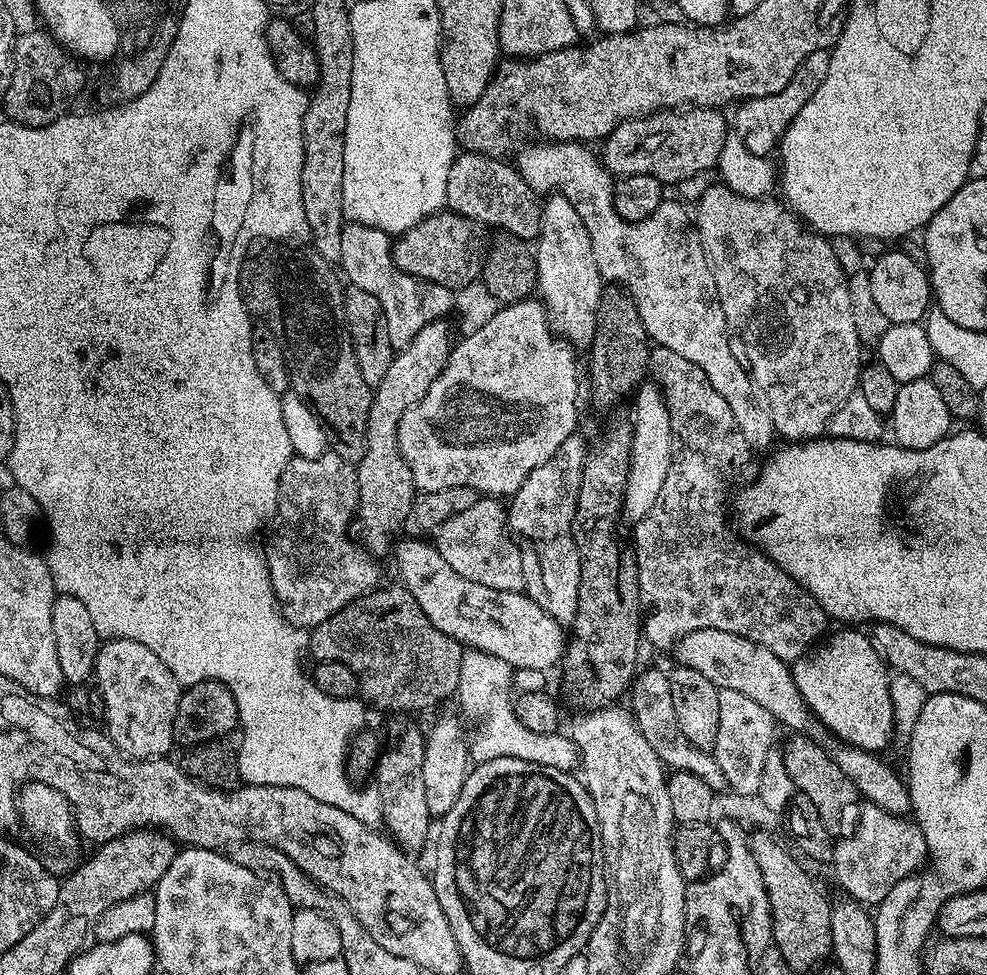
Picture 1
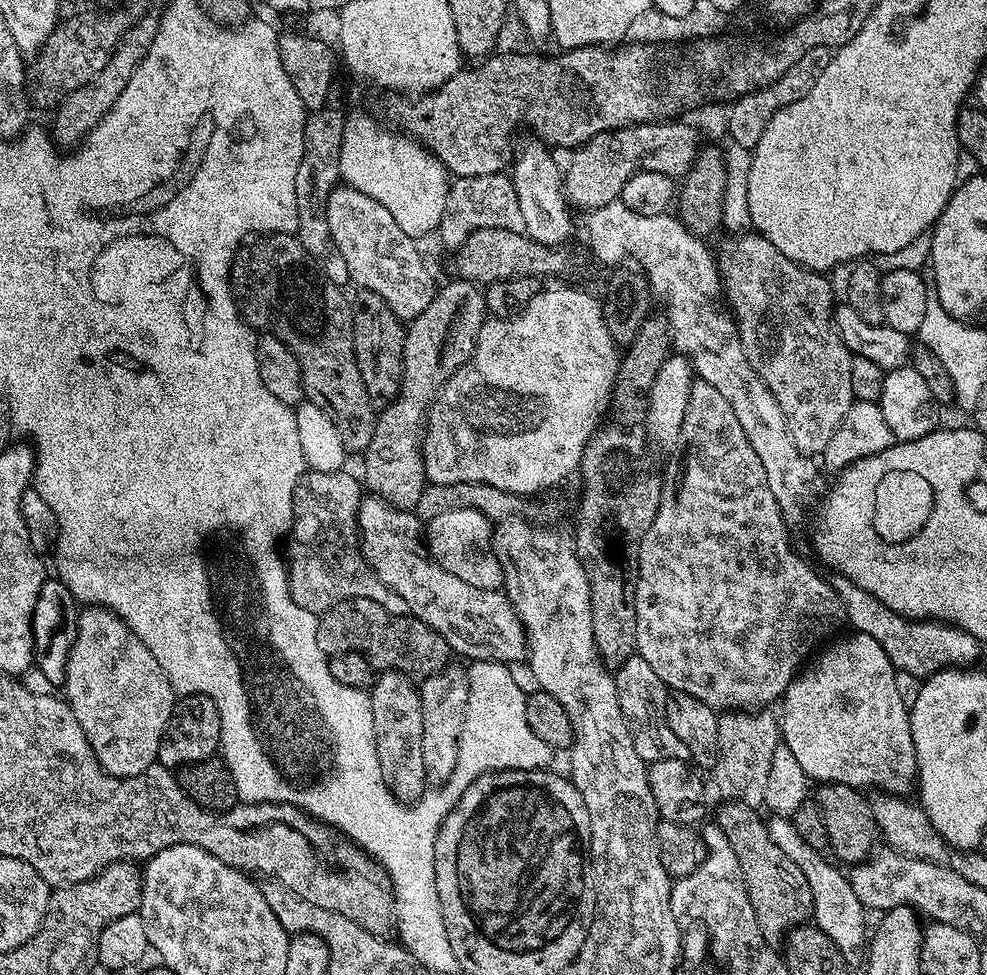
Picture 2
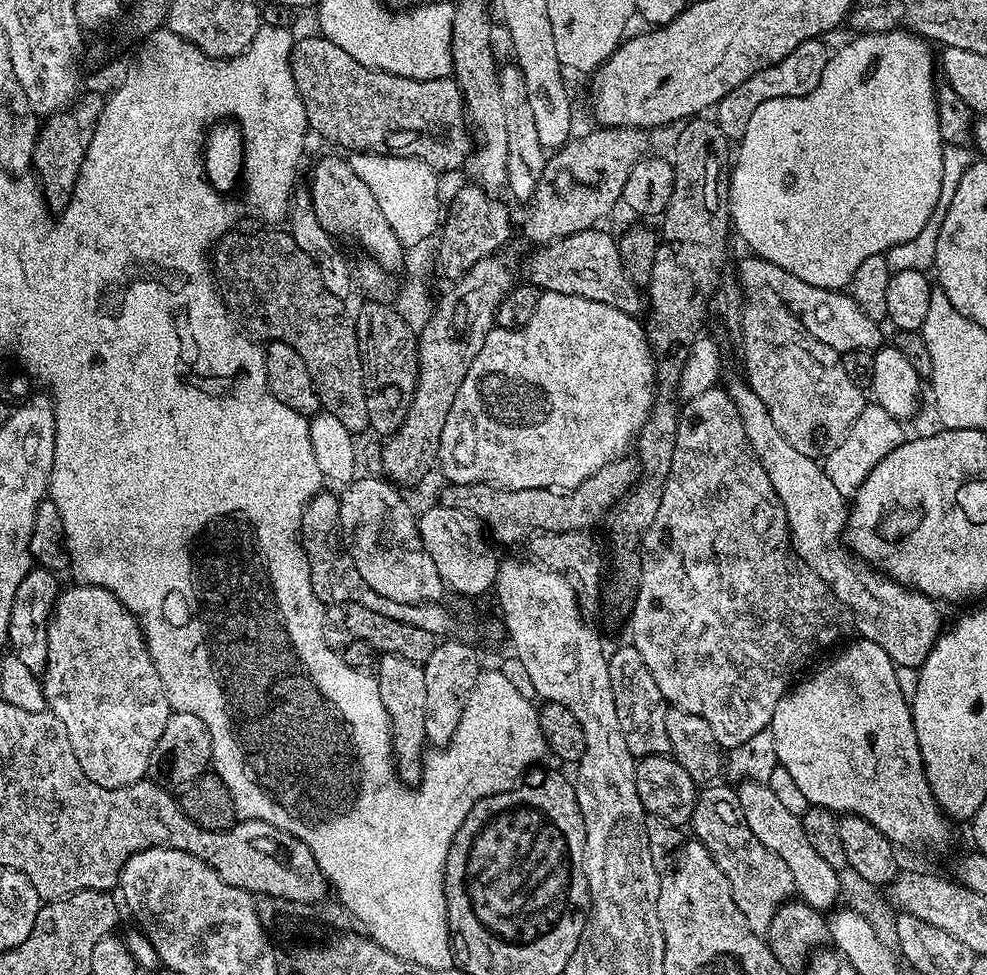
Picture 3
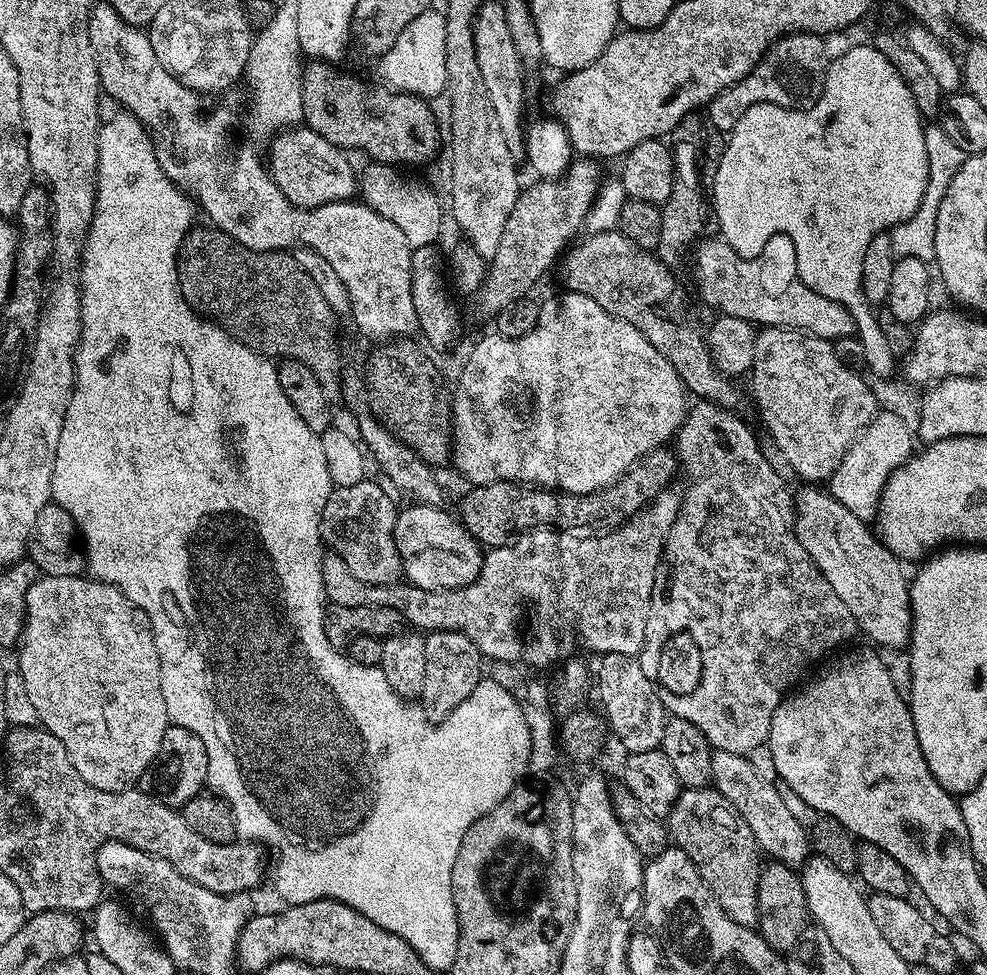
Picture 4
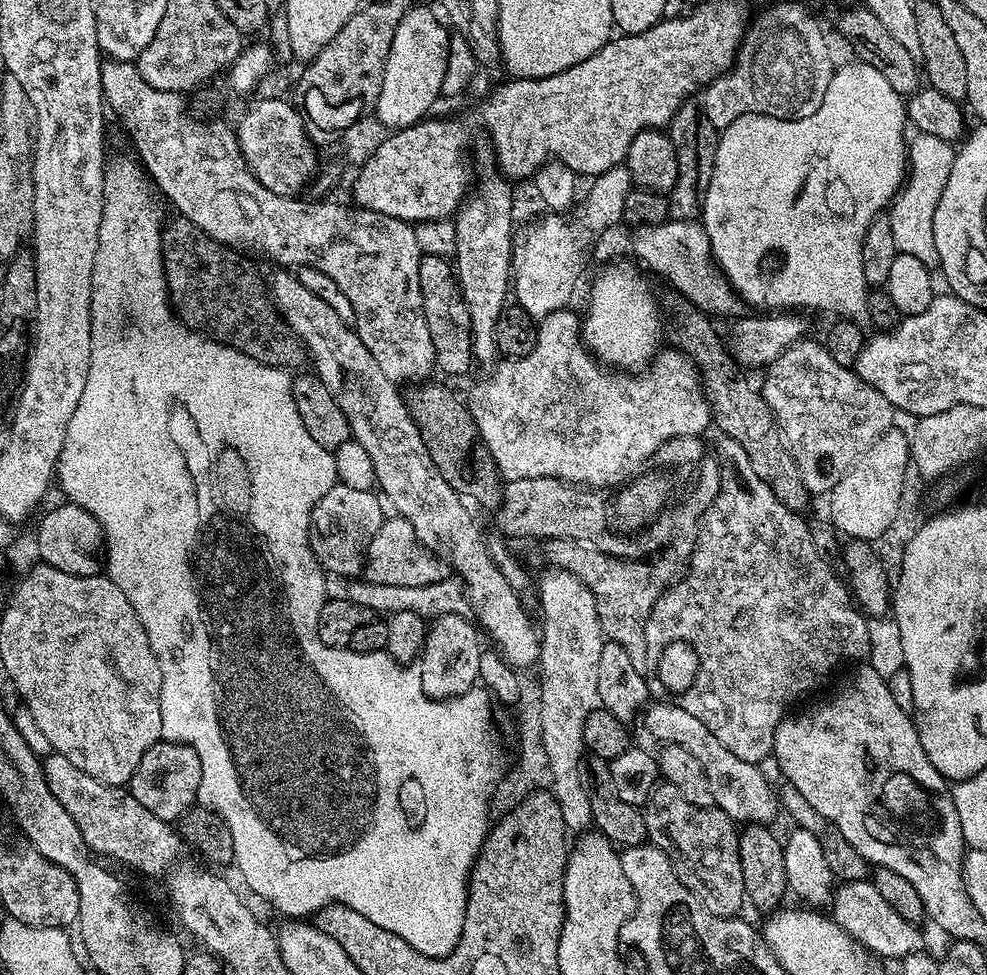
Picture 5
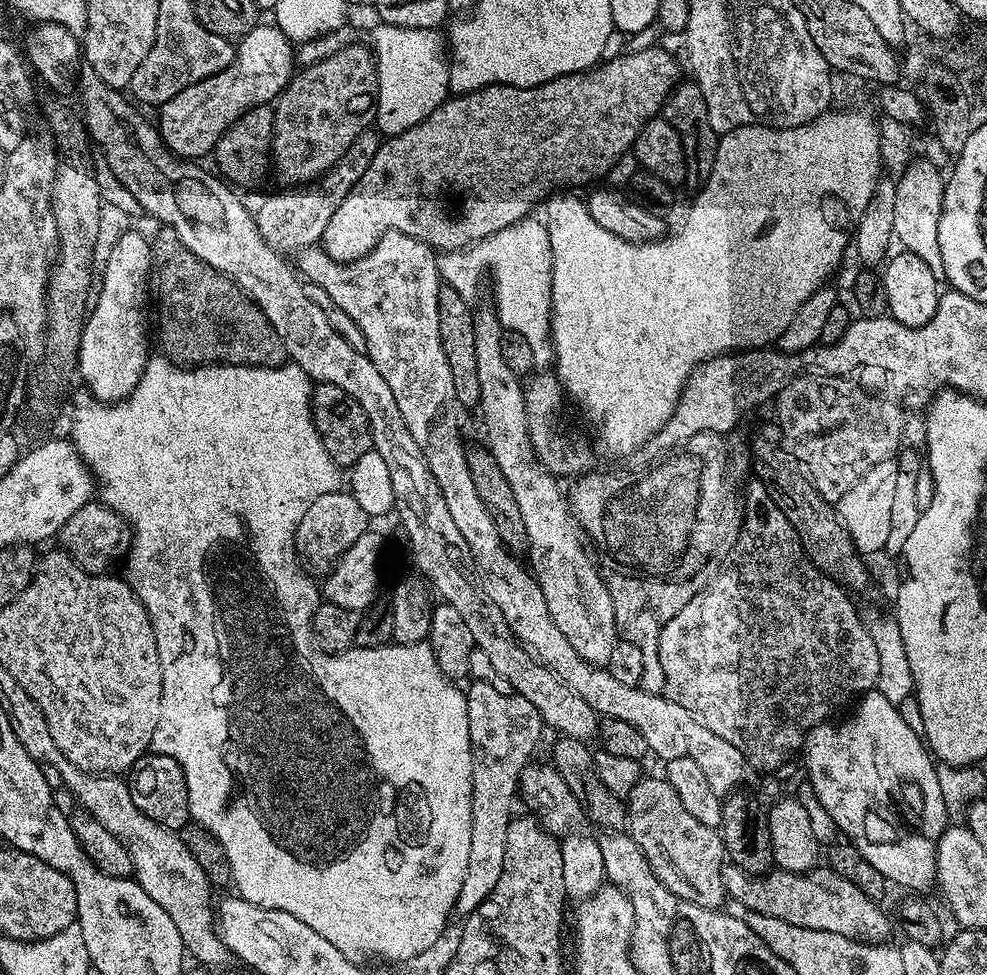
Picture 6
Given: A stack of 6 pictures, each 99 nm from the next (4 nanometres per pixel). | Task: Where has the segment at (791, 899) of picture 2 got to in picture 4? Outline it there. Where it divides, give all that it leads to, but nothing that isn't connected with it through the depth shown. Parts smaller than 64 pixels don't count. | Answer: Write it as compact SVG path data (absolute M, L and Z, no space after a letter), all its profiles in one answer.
M684 788L666 817L668 835L700 869L714 898L734 922L747 928L758 924L758 878L762 853L750 826L733 810L722 794L708 788Z

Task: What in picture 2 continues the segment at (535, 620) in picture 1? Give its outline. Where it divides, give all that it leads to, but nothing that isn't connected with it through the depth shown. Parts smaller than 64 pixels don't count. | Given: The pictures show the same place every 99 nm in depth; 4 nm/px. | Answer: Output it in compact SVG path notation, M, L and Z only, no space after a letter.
M368 494L360 501L360 509L356 515L356 526L360 534L360 553L372 567L374 574L390 590L394 590L397 599L416 598L419 615L432 614L430 627L437 632L449 649L460 656L468 656L469 661L497 660L500 664L510 665L515 660L524 660L528 650L528 638L524 634L524 623L518 618L514 606L508 601L503 591L491 588L482 590L478 586L470 586L470 582L462 582L462 578L454 578L428 554L425 541L422 539L422 520L415 511L395 508L380 496Z

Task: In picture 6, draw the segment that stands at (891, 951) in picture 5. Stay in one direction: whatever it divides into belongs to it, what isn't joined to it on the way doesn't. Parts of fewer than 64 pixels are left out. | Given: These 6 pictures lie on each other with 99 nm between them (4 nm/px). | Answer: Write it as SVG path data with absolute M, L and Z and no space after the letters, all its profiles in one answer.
M725 863L724 890L729 897L732 896L748 912L758 914L770 914L770 918L782 918L782 922L790 922L794 926L802 926L806 930L826 930L830 934L842 934L851 940L863 940L865 942L884 942L889 939L894 924L888 921L888 916L879 908L873 897L862 894L858 886L853 886L842 878L842 874L832 871L827 866L817 866L811 872L785 872L783 870L769 870L762 876L752 876L749 872L743 872L741 868L735 868L732 863Z

